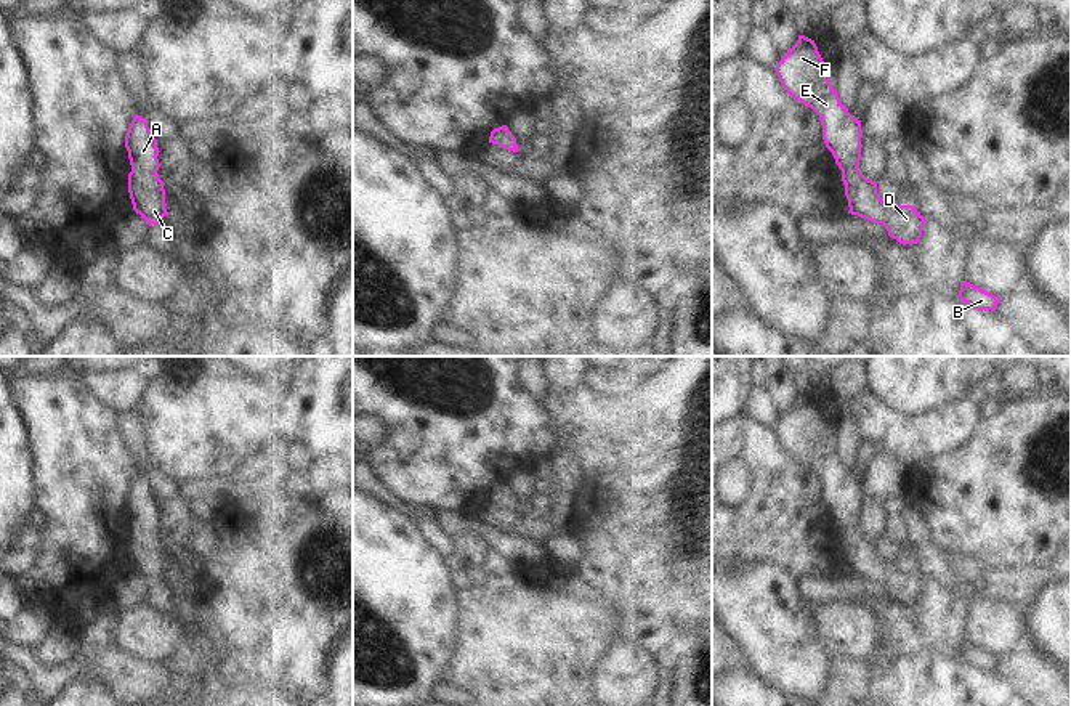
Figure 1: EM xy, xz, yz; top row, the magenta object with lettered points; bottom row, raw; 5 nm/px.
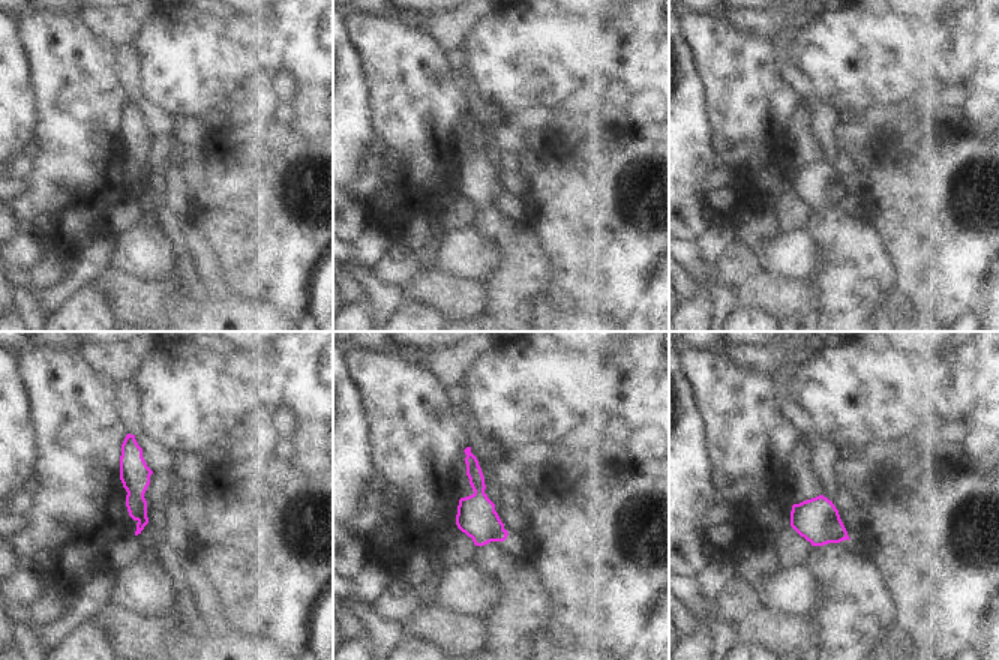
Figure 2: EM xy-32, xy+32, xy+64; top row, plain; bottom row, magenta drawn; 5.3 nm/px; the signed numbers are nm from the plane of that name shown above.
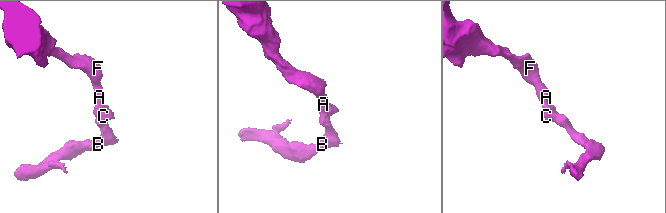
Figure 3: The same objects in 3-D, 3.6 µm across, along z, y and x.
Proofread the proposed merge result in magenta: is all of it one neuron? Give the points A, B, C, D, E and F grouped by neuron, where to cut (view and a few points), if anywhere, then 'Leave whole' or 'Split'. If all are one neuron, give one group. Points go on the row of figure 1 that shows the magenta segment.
Groups: A B C D E F. No split. Leave whole

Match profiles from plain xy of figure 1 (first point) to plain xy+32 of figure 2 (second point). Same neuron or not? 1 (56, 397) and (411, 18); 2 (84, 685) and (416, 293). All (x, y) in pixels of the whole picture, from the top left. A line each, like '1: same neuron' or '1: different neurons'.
1: different neurons
2: different neurons

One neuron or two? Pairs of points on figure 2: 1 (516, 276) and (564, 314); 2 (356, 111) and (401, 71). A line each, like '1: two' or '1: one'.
1: two
2: two

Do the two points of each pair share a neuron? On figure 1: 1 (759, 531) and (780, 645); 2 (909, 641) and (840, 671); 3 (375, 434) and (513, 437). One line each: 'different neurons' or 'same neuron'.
1: different neurons
2: different neurons
3: different neurons

